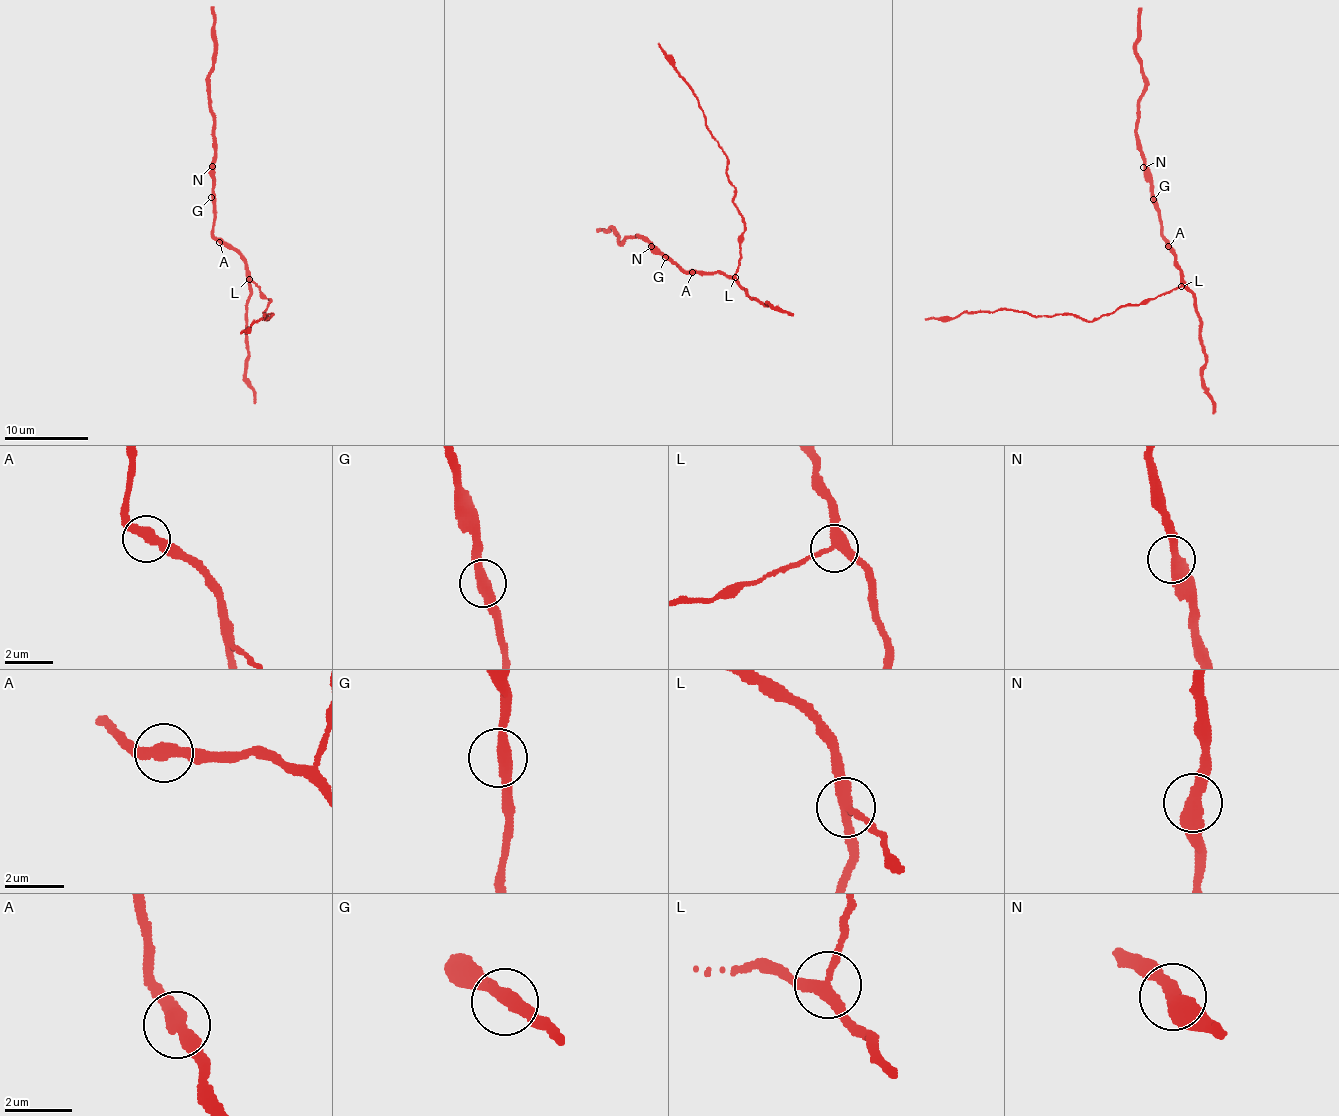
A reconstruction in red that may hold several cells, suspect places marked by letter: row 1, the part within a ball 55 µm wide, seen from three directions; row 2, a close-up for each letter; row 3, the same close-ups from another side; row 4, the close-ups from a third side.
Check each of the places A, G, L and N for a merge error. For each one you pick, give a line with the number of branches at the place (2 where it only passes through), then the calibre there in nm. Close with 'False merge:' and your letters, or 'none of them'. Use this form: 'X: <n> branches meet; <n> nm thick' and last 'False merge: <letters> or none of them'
False merge: none of them

